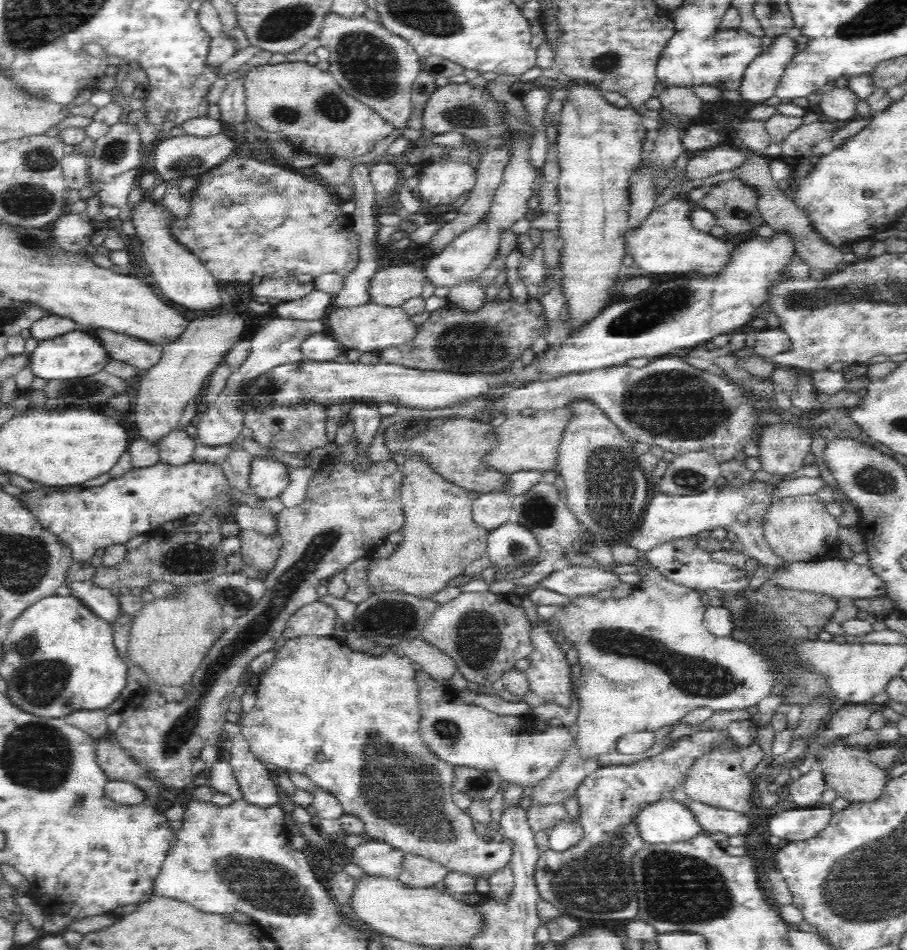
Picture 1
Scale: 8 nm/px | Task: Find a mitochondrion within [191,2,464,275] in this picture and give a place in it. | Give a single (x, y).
(368, 63)

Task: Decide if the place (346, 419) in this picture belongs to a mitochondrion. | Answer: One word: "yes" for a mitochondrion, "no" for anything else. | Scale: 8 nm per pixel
no

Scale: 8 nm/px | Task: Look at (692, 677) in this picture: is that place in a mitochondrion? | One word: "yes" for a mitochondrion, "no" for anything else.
yes

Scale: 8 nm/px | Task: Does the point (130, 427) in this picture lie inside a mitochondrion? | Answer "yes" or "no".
no

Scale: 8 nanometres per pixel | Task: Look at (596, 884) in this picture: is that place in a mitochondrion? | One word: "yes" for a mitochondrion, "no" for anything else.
yes

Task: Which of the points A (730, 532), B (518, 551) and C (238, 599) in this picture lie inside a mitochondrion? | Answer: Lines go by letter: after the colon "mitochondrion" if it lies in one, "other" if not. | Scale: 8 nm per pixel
A: other
B: mitochondrion
C: mitochondrion

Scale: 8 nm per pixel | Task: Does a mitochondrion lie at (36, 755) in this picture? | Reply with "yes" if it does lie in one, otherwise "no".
yes

